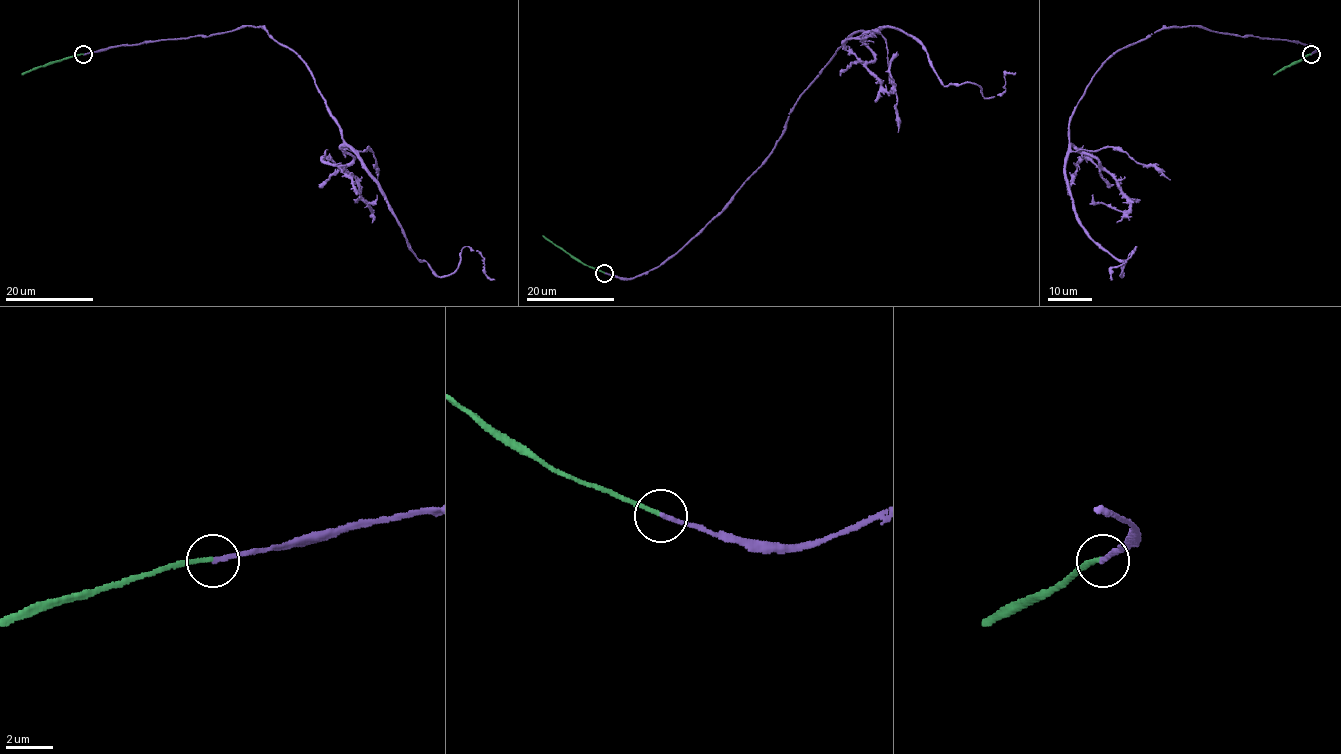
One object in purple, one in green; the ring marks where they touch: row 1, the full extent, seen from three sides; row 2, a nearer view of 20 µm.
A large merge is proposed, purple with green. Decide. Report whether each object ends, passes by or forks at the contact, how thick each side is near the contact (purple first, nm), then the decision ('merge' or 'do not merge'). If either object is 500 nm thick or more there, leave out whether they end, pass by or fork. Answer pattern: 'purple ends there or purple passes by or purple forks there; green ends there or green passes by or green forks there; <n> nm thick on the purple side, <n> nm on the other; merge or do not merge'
purple ends there; green ends there; 190 nm thick on the purple side, 170 nm on the other; merge

